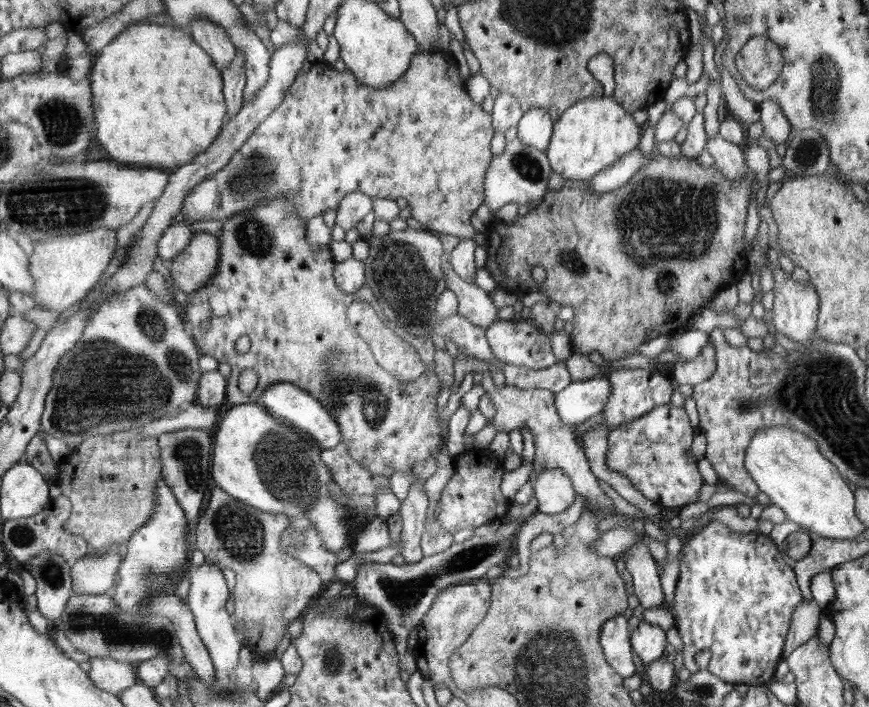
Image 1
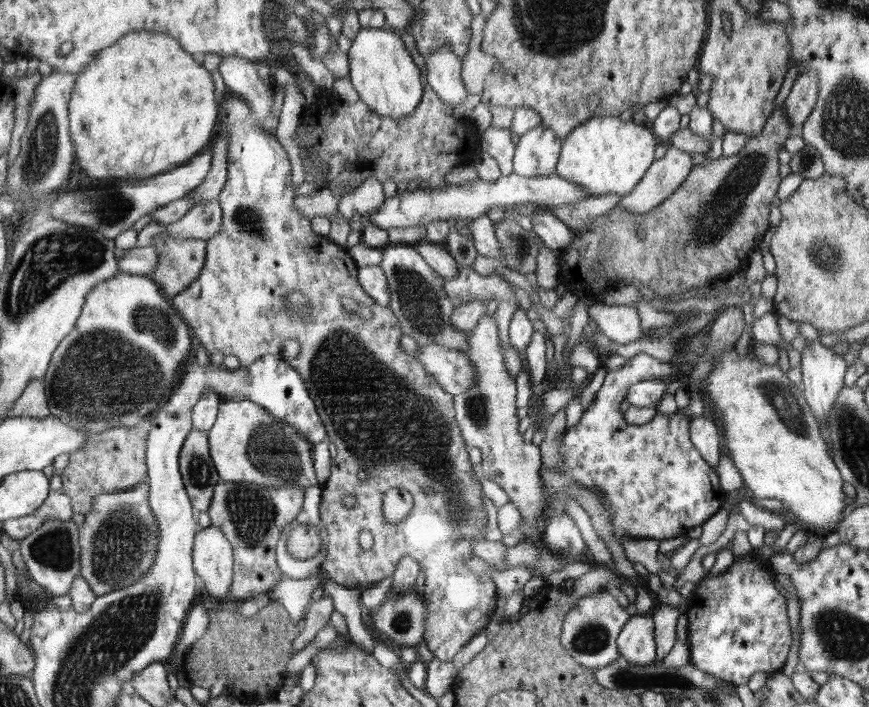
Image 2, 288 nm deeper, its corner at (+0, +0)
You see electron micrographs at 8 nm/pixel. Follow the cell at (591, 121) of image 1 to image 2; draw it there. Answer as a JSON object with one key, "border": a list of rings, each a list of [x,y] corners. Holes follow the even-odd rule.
{"border":[[[615,116],[589,118],[573,128],[561,142],[555,176],[575,184],[591,198],[605,194],[615,194],[619,198],[627,196],[651,168],[651,162],[655,162],[653,150],[659,144],[659,140],[645,126],[641,126],[641,122],[621,122]]]}

